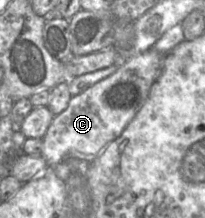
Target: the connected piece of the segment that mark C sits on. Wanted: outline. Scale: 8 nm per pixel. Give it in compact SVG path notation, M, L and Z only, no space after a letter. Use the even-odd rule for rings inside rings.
M154 46L143 53L121 58L119 68L111 76L97 82L79 95L72 96L68 107L59 115L54 116L43 139L43 153L48 167L55 166L65 158L74 157L75 160L95 158L113 140L118 138L127 125L133 120L146 102L151 88L158 80L165 62L166 54L154 49Z

